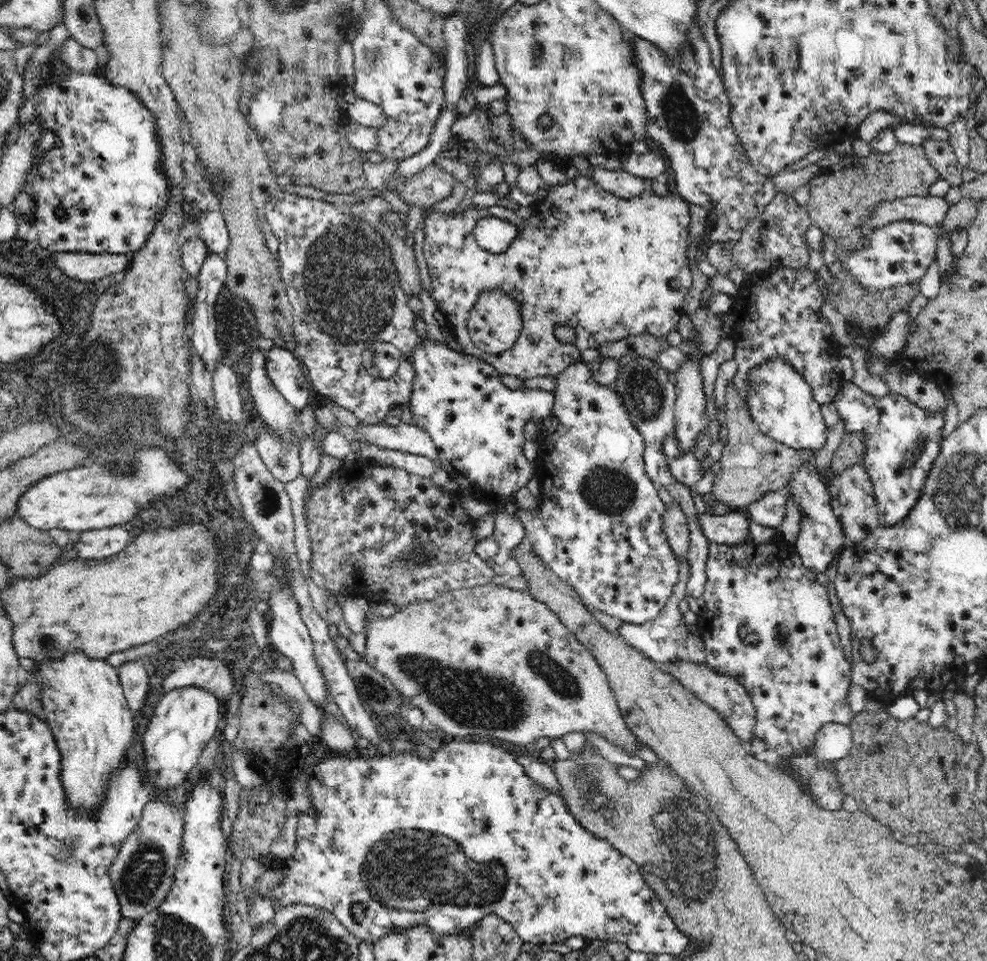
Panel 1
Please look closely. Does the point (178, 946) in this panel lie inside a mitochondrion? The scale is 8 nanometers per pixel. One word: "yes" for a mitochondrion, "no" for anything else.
yes

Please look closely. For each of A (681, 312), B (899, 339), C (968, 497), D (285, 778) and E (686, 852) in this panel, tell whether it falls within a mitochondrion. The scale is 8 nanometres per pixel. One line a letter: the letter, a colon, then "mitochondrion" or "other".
A: other
B: other
C: mitochondrion
D: other
E: mitochondrion

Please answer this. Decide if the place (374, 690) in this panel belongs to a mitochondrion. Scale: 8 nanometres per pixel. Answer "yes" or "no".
yes

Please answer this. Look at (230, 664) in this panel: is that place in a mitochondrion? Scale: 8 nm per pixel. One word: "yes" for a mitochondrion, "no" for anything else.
no

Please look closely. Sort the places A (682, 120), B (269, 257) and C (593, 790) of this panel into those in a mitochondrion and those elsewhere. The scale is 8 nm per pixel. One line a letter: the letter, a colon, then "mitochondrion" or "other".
A: mitochondrion
B: other
C: mitochondrion

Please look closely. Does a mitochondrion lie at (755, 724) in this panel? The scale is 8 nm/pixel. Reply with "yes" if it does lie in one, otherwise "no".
no

